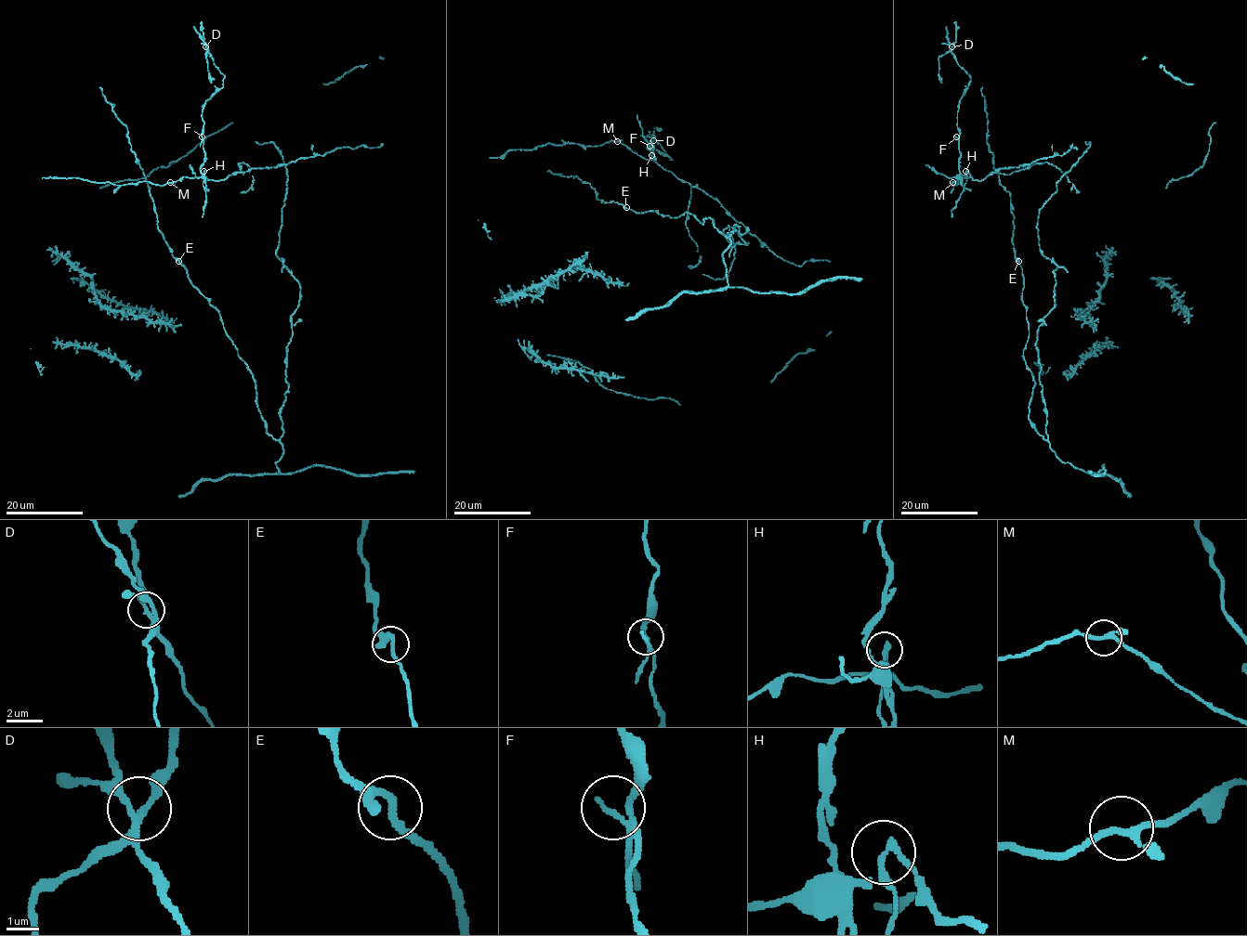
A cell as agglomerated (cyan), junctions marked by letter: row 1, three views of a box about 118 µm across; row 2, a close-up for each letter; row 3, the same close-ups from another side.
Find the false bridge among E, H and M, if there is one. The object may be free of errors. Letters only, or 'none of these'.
H

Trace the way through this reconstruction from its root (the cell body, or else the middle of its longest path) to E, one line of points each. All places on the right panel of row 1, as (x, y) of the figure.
E: (1037, 431), (1029, 418), (1029, 402), (1034, 381), (1023, 356), (1029, 327), (1022, 300), (1024, 278), (1018, 261)

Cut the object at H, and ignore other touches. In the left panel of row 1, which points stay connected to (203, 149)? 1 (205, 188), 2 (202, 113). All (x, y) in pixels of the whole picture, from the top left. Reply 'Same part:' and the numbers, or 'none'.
Same part: 1, 2

